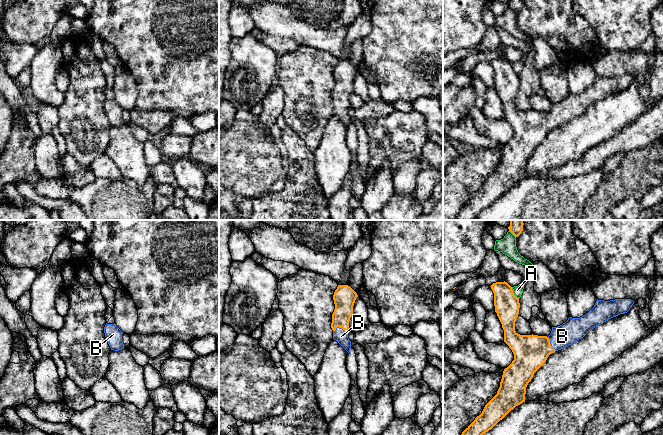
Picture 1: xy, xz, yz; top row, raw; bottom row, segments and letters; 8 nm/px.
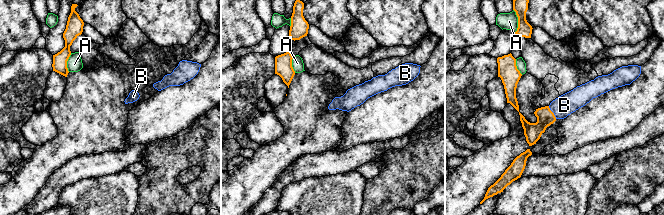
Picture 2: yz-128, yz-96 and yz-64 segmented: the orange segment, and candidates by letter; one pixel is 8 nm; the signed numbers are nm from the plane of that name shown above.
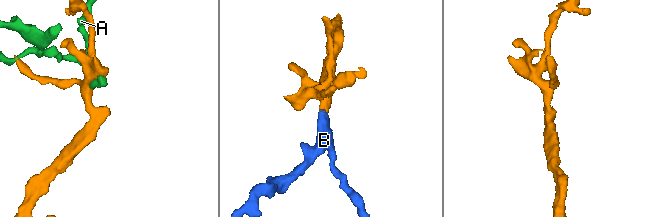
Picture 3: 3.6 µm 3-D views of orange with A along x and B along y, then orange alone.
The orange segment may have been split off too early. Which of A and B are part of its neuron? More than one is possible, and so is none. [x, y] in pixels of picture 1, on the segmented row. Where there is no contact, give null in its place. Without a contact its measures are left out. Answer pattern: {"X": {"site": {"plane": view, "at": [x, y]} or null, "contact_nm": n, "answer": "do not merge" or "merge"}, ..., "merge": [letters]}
{"A": {"site": {"plane": "yz", "at": [513, 293]}, "contact_nm": 110, "answer": "do not merge"}, "B": {"site": {"plane": "xz", "at": [340, 327]}, "contact_nm": 120, "answer": "merge"}, "merge": ["B"]}

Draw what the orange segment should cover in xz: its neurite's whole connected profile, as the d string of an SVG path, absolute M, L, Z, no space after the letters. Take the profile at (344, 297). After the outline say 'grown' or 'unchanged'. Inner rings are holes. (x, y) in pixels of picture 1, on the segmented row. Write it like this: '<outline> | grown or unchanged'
M338 285L333 295L335 304L331 323L333 339L348 353L351 349L351 341L348 338L349 321L353 315L353 306L357 297L357 293L348 285Z | grown

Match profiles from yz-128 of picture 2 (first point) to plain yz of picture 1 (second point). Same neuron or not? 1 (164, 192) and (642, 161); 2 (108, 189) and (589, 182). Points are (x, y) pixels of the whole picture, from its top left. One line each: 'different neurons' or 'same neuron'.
1: same neuron
2: same neuron

